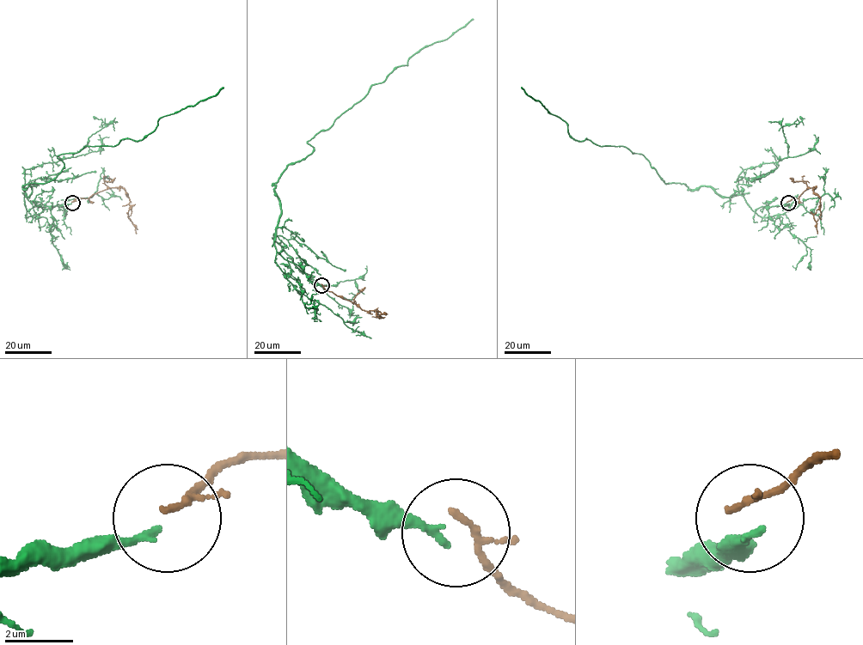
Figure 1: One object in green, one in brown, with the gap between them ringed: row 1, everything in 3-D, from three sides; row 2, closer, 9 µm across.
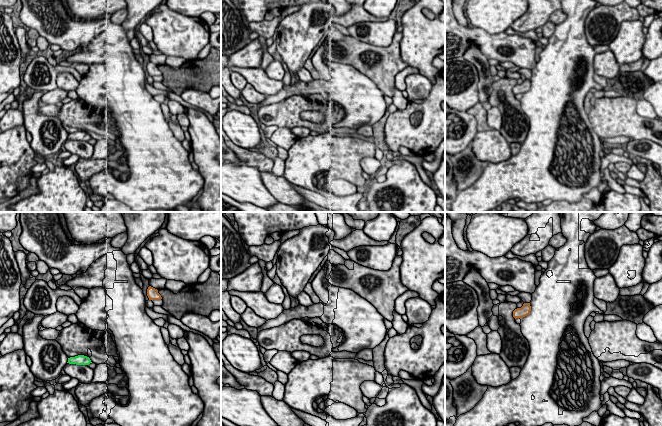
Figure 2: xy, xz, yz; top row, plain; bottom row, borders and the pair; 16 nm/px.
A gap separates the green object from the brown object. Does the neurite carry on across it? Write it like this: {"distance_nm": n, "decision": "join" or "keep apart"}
{"distance_nm": 1350, "decision": "join"}

